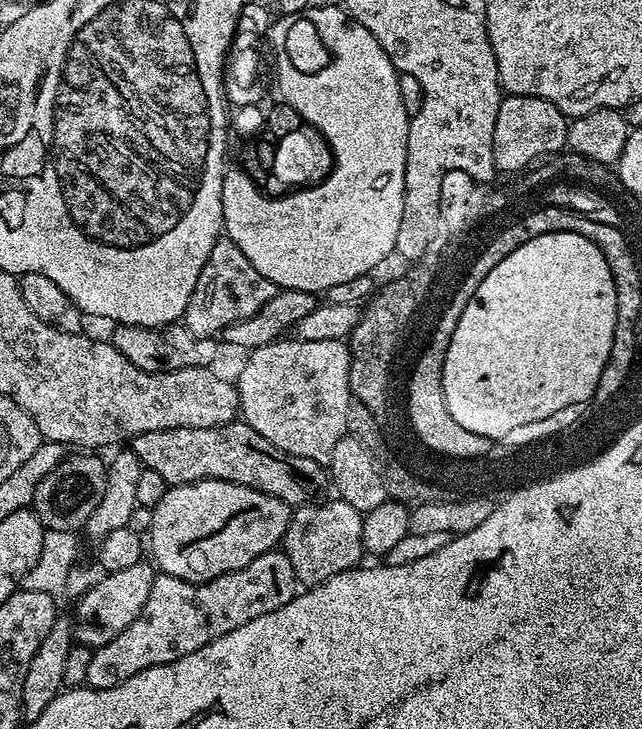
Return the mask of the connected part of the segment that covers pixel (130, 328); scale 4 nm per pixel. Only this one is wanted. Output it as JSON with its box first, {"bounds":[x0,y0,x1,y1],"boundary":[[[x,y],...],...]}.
{"bounds":[110,323,222,372],"boundary":[[[183,323],[164,324],[161,328],[147,328],[133,324],[116,324],[113,327],[110,342],[126,358],[126,362],[134,362],[138,370],[147,372],[173,372],[187,368],[212,368],[220,356],[222,344],[211,336],[195,336],[185,328]]]}

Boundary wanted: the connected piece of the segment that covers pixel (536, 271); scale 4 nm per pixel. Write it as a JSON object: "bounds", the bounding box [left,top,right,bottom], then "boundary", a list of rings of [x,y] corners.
{"bounds":[446,232,616,430],"boundary":[[[551,232],[542,234],[541,237],[534,238],[518,250],[514,250],[474,290],[470,302],[466,302],[466,310],[462,310],[462,318],[458,318],[458,326],[454,330],[454,338],[446,350],[446,403],[452,404],[452,412],[456,420],[467,422],[468,428],[477,428],[477,430],[506,430],[507,428],[516,428],[516,423],[523,420],[533,420],[532,412],[537,414],[546,414],[548,404],[564,404],[564,396],[573,396],[580,398],[580,388],[590,390],[590,382],[586,382],[588,372],[592,372],[592,364],[596,362],[596,356],[604,356],[606,351],[606,338],[610,337],[613,317],[616,312],[616,291],[614,290],[614,278],[610,274],[610,266],[590,242],[590,238],[582,238],[582,234],[573,232]]]}

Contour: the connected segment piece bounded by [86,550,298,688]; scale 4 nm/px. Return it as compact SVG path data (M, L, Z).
M283 550L262 554L250 566L222 574L205 584L157 575L150 586L150 598L142 606L142 614L118 638L93 651L86 670L87 687L113 688L142 670L186 658L186 654L194 654L194 650L202 650L202 646L214 642L214 638L222 638L222 634L230 634L230 630L238 630L238 626L246 626L246 622L254 622L254 618L286 606L297 594L294 566Z

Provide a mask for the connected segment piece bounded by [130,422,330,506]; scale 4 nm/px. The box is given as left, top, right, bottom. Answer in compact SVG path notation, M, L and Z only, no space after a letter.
M233 422L217 428L171 428L170 430L154 430L150 434L138 434L130 441L131 452L140 459L145 469L157 472L165 481L165 485L193 484L199 480L225 480L253 488L259 492L270 494L274 498L286 501L290 506L311 504L317 499L316 492L329 487L330 472L327 467L310 458L298 458L298 454L286 454L286 450L278 450L274 442L266 442L258 430L249 424Z

